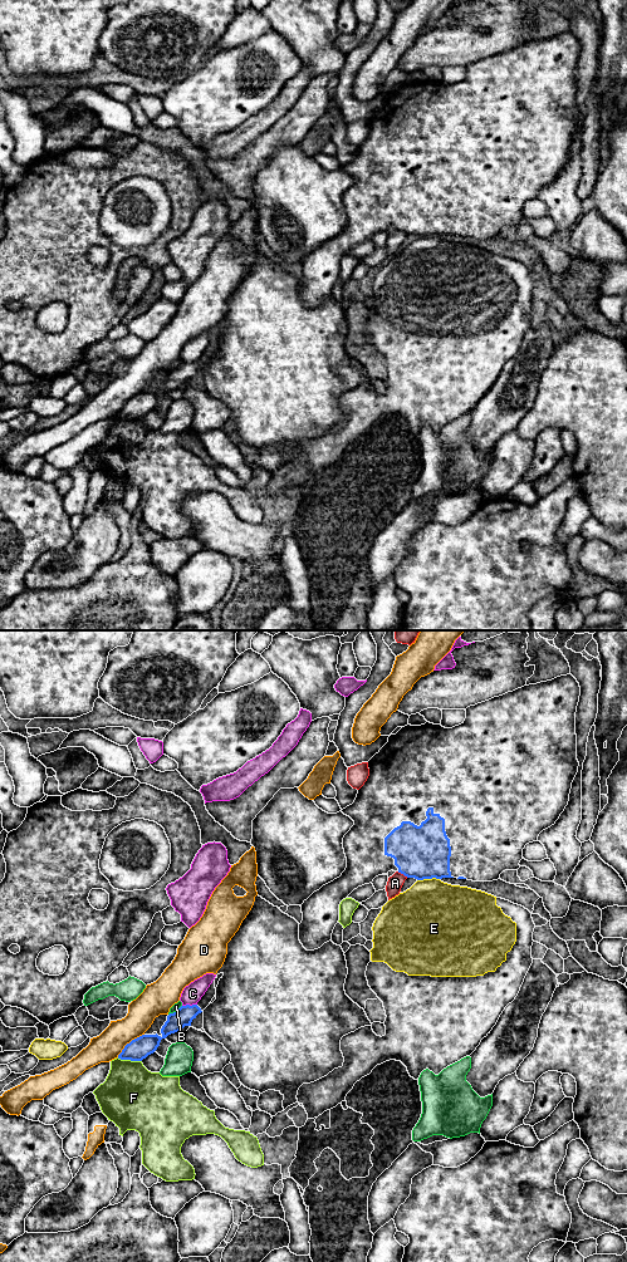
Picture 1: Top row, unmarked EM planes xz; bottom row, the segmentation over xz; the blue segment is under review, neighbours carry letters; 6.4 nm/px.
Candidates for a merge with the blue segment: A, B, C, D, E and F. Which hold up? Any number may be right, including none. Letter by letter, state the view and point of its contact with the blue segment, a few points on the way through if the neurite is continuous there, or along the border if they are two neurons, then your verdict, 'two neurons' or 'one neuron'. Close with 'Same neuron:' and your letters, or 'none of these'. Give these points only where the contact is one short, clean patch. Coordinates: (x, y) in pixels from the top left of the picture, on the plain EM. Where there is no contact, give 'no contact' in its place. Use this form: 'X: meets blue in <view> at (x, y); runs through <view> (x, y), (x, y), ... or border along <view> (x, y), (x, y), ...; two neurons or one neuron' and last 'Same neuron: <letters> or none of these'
A: meets blue in xz at (402, 230); two neurons
B: meets blue in xz at (176, 368); two neurons
C: meets blue in xz at (189, 362); border along xz (196, 361), (182, 363); two neurons
D: meets blue in xz at (130, 399); border along xz (143, 391), (132, 396), (117, 413); two neurons
E: meets blue in xz at (427, 235); two neurons
F: meets blue in xz at (130, 416); two neurons
Same neuron: none of these

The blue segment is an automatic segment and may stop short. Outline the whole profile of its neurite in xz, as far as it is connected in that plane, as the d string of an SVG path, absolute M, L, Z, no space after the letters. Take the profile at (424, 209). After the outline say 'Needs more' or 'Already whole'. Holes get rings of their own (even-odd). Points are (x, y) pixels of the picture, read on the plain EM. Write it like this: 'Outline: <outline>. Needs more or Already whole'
Outline: M569 30L552 38L524 43L503 53L470 63L465 67L465 78L452 85L445 85L441 82L426 79L421 83L407 82L396 92L391 92L388 99L368 118L369 133L364 142L358 147L354 159L342 167L344 172L354 178L354 182L344 192L342 200L347 215L346 227L339 235L314 249L302 261L303 278L299 281L299 298L303 304L307 308L314 308L332 298L333 286L339 278L341 259L348 255L348 252L358 244L369 241L376 234L388 231L391 227L417 237L457 235L472 239L493 239L500 236L500 231L505 227L518 227L520 225L519 220L523 216L523 206L525 202L537 198L543 187L554 182L568 162L572 139L579 123L577 117L575 92L575 69L579 53L579 40Z. Needs more

